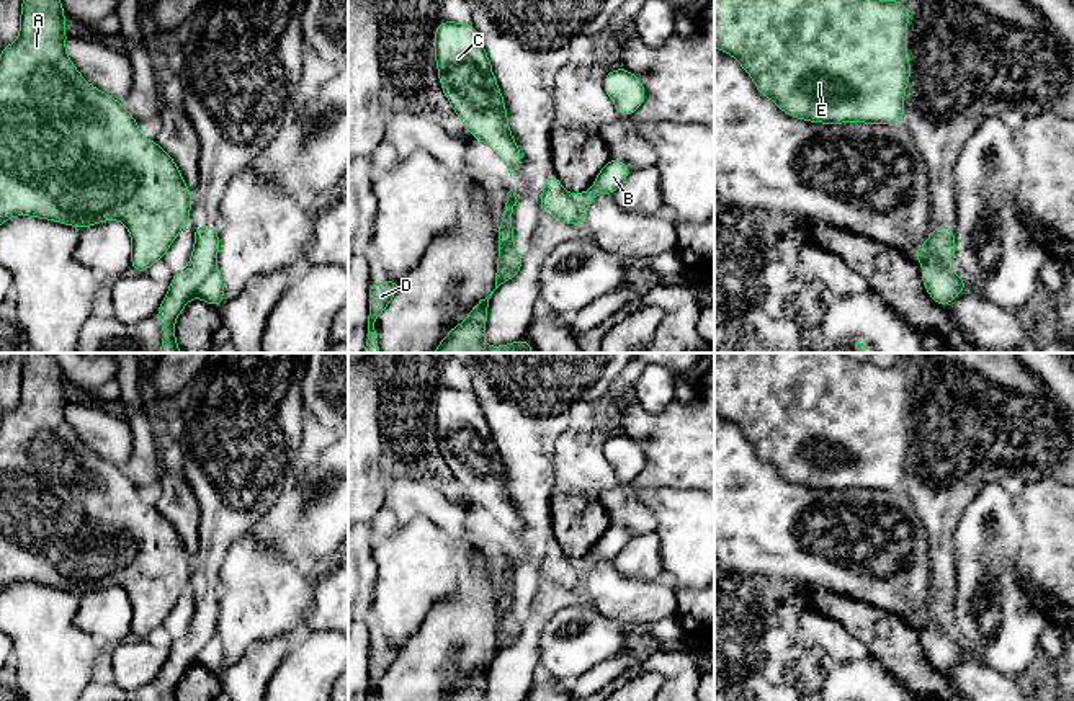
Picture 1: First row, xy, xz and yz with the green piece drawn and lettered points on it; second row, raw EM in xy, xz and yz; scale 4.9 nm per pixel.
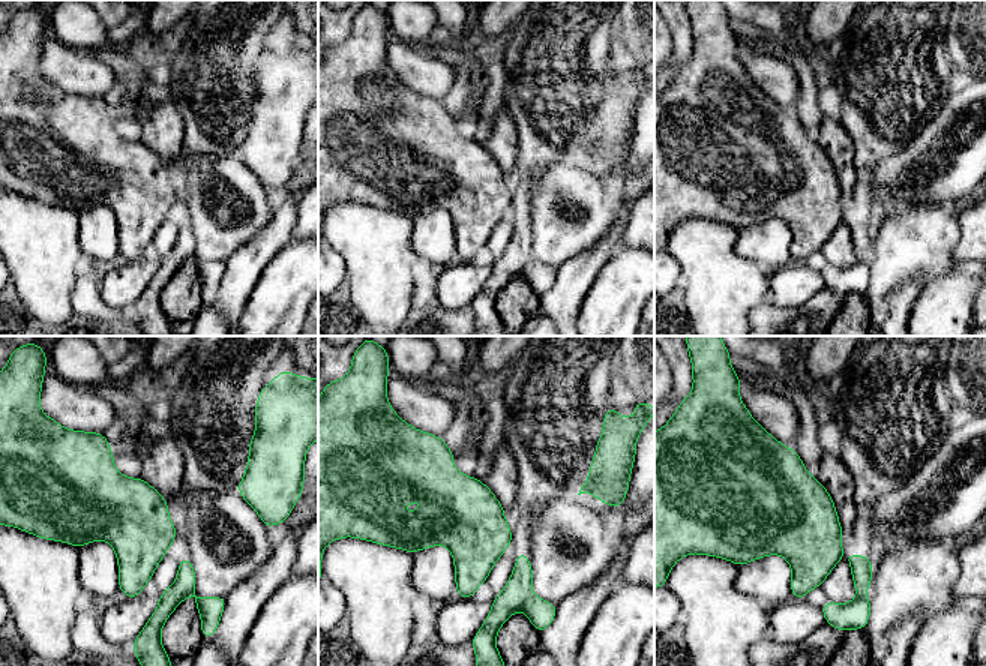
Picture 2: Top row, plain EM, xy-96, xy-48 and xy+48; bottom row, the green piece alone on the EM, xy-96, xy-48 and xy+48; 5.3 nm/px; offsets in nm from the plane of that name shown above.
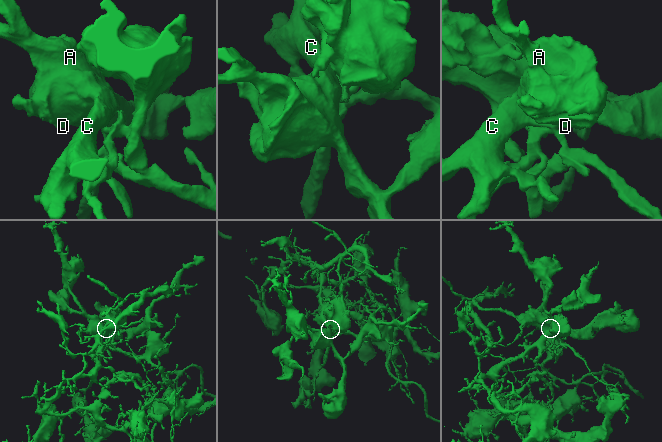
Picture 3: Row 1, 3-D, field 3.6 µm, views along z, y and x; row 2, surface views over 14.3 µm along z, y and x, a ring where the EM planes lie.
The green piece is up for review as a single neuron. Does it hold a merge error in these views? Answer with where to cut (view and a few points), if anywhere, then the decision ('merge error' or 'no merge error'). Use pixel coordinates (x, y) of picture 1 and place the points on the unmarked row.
cut xy (214, 634), (190, 664); merge error

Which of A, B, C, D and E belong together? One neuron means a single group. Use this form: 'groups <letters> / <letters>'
groups A C D / B E

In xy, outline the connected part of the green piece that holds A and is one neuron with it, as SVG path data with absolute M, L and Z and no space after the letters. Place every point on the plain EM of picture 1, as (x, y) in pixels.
M26 353L20 381L20 402L13 410L2 413L0 417L0 590L13 582L33 582L56 587L59 590L74 592L83 596L93 590L118 585L128 593L131 601L132 637L147 639L152 629L163 624L183 592L188 588L191 575L191 557L185 551L175 526L155 507L147 507L141 500L137 485L126 477L123 469L92 453L78 440L77 433L65 420L65 405L69 400L65 399L64 387L65 379L52 353Z

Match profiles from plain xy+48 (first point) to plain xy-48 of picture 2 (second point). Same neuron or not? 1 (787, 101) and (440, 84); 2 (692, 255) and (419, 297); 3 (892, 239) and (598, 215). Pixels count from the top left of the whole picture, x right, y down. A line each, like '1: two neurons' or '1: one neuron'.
1: one neuron
2: two neurons
3: one neuron

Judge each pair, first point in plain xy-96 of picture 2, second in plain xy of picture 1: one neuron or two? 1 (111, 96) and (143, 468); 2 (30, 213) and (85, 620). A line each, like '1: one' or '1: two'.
1: one
2: two

